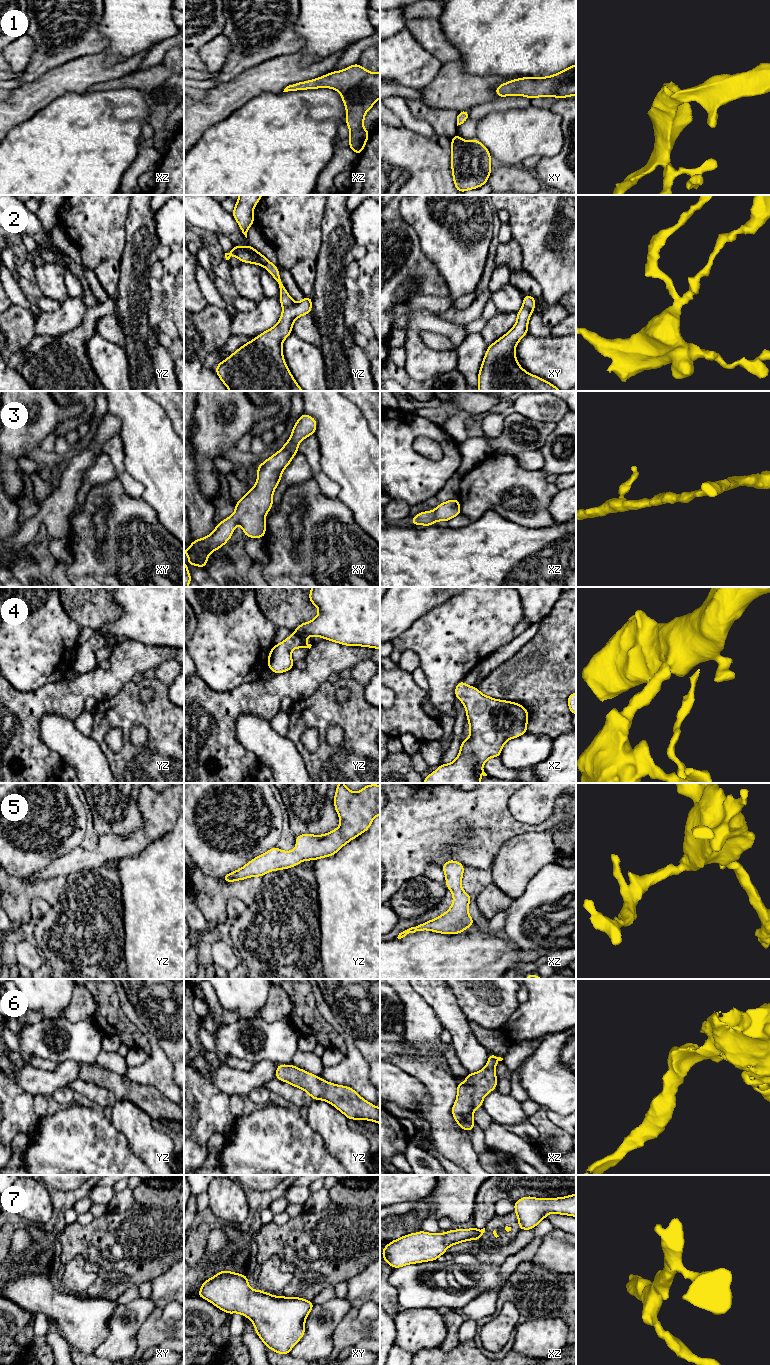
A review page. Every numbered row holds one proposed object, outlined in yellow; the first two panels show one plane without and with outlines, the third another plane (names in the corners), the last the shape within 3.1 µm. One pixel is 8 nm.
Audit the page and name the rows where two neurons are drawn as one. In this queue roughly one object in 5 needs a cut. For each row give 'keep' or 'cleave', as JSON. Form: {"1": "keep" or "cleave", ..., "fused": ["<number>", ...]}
{"1": "keep", "2": "cleave", "3": "keep", "4": "keep", "5": "keep", "6": "keep", "7": "keep", "fused": ["2"]}

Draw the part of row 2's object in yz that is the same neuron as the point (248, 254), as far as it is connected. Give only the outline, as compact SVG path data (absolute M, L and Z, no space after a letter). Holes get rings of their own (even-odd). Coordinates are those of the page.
M250 244L246 247L234 245L229 253L225 253L226 260L229 260L231 256L236 256L242 263L252 263L254 265L263 266L272 275L279 286L280 298L278 301L282 307L290 307L294 304L292 297L287 292L280 278L278 267L271 263L263 254L255 250Z

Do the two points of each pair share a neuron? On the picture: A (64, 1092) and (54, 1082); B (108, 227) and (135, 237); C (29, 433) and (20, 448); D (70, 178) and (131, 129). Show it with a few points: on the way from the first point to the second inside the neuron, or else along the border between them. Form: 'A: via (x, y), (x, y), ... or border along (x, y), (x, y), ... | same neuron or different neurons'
A: border along (68, 1086), (57, 1088), (51, 1095) | different neurons
B: border along (129, 211), (126, 227), (126, 244), (121, 257) | different neurons
C: via (25, 437), (20, 444) | same neuron
D: via (85, 163), (116, 132) | same neuron

